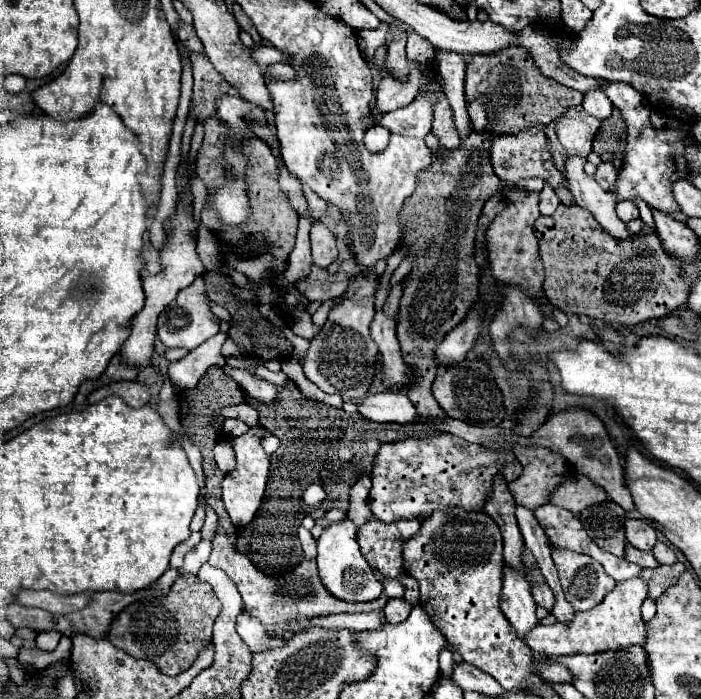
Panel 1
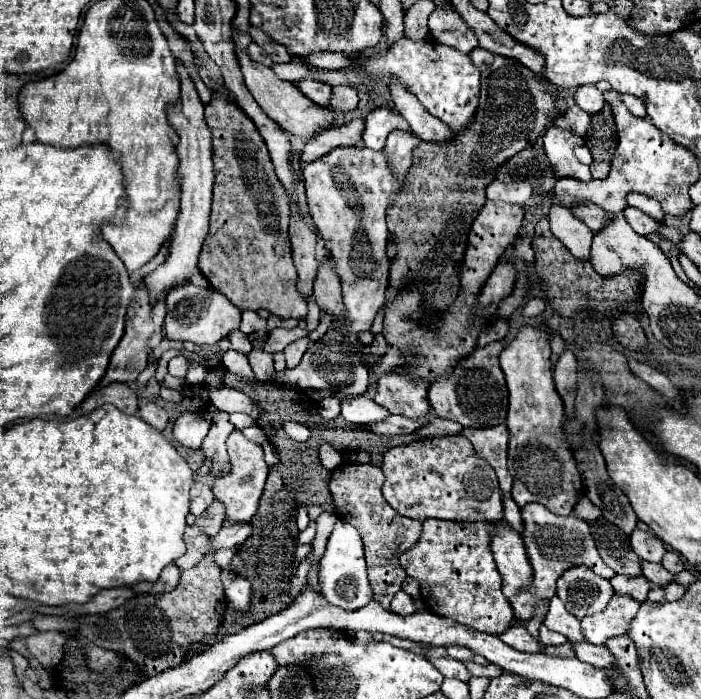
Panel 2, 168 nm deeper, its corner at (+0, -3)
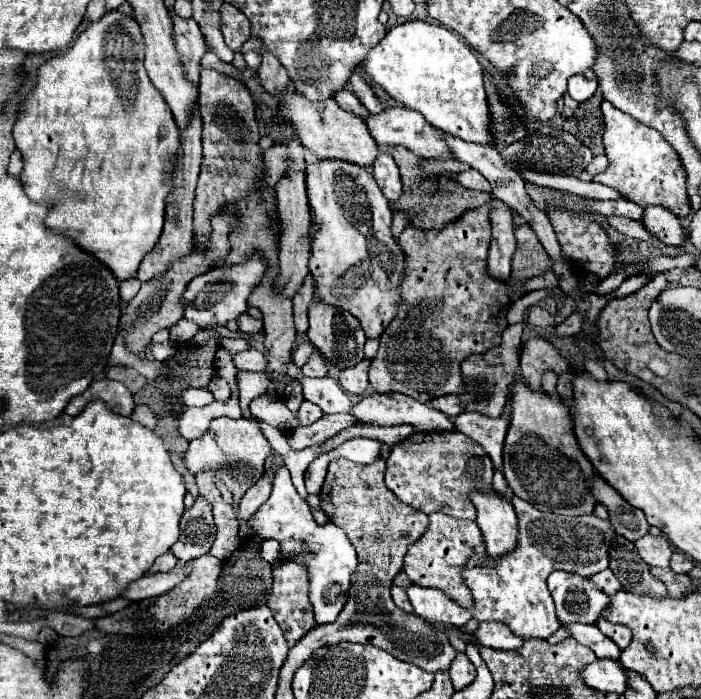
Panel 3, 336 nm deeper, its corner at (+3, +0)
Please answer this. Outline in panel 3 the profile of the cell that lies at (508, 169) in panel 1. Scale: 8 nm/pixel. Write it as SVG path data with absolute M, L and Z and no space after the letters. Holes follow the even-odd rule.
M610 216L608 222L610 222L612 228L616 228L618 232L622 232L624 236L630 236L630 238L636 238L636 240L644 240L644 242L654 240L654 236L644 228L642 222L628 220L628 218L618 218L618 216Z

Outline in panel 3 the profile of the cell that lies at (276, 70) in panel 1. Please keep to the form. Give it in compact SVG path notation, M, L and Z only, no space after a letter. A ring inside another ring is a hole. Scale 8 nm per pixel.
M342 90L342 92L338 92L338 96L334 98L346 112L352 112L352 114L356 114L356 116L360 116L360 118L368 118L370 116L370 112L366 110L366 106L350 92L350 90Z

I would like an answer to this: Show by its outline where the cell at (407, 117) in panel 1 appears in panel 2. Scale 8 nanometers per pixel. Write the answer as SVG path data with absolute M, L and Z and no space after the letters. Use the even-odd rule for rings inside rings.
M395 129L389 133L387 143L385 143L385 151L391 157L391 169L399 175L399 173L407 173L411 167L411 153L413 147L419 145L419 137L415 137L415 133L411 131L401 131Z

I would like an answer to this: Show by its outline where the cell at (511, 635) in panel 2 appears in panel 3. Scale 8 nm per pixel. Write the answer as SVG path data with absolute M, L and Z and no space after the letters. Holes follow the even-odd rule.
M480 622L474 630L476 638L480 638L480 646L496 648L496 650L516 650L524 640L510 632L508 626L500 622Z

